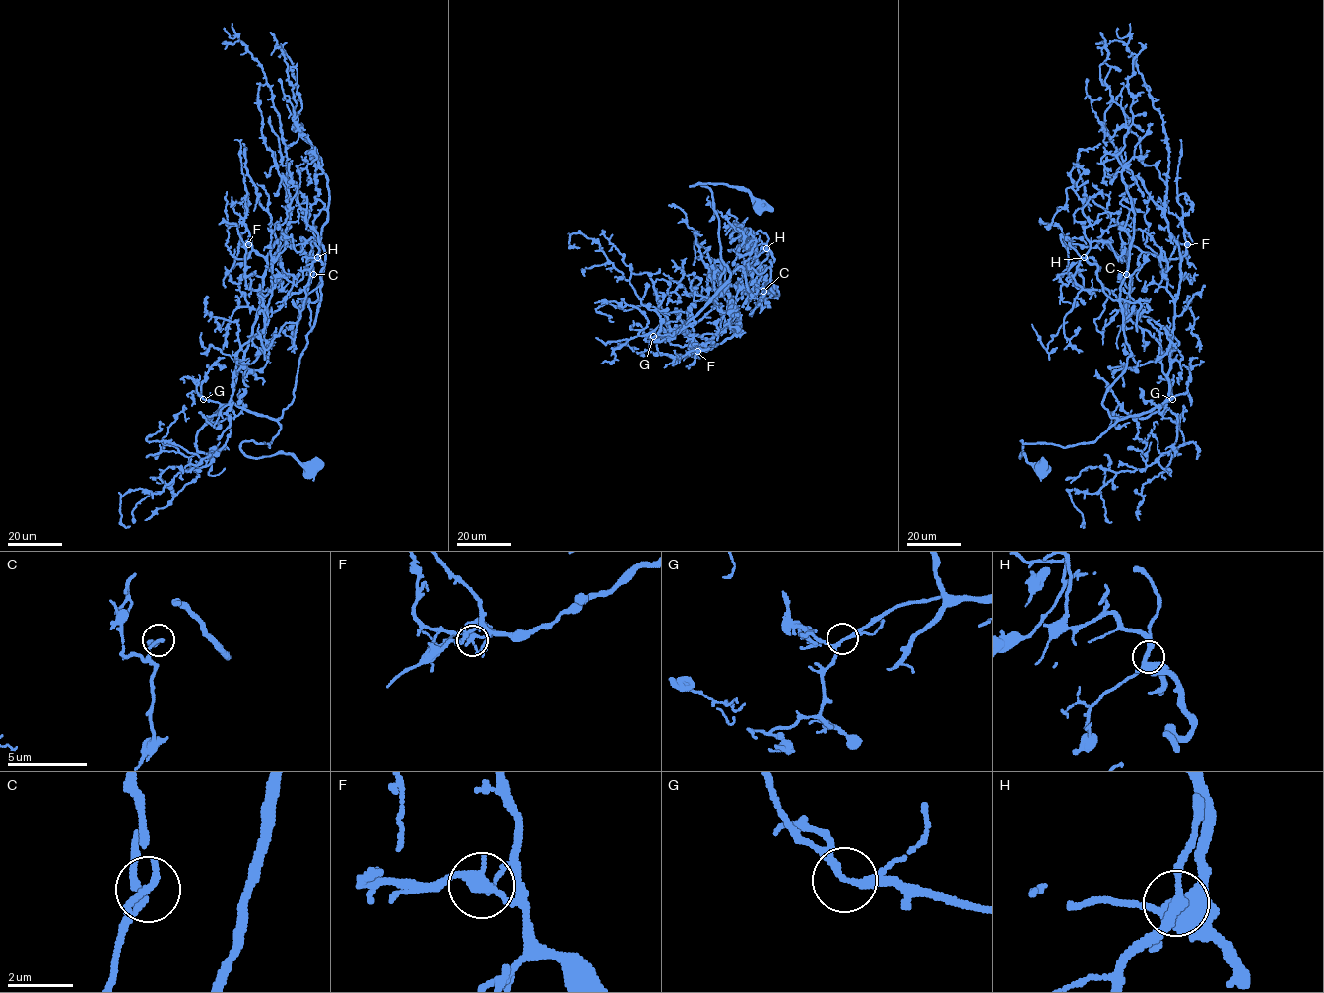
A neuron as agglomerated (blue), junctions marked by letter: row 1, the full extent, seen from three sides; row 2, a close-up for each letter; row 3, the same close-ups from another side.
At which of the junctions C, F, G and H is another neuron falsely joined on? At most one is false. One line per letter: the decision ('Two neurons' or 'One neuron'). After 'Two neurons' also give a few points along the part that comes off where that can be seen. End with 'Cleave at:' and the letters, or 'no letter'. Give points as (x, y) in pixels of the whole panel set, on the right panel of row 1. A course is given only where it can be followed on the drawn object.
C: One neuron
F: One neuron
G: One neuron
H: One neuron
Cleave at: no letter

